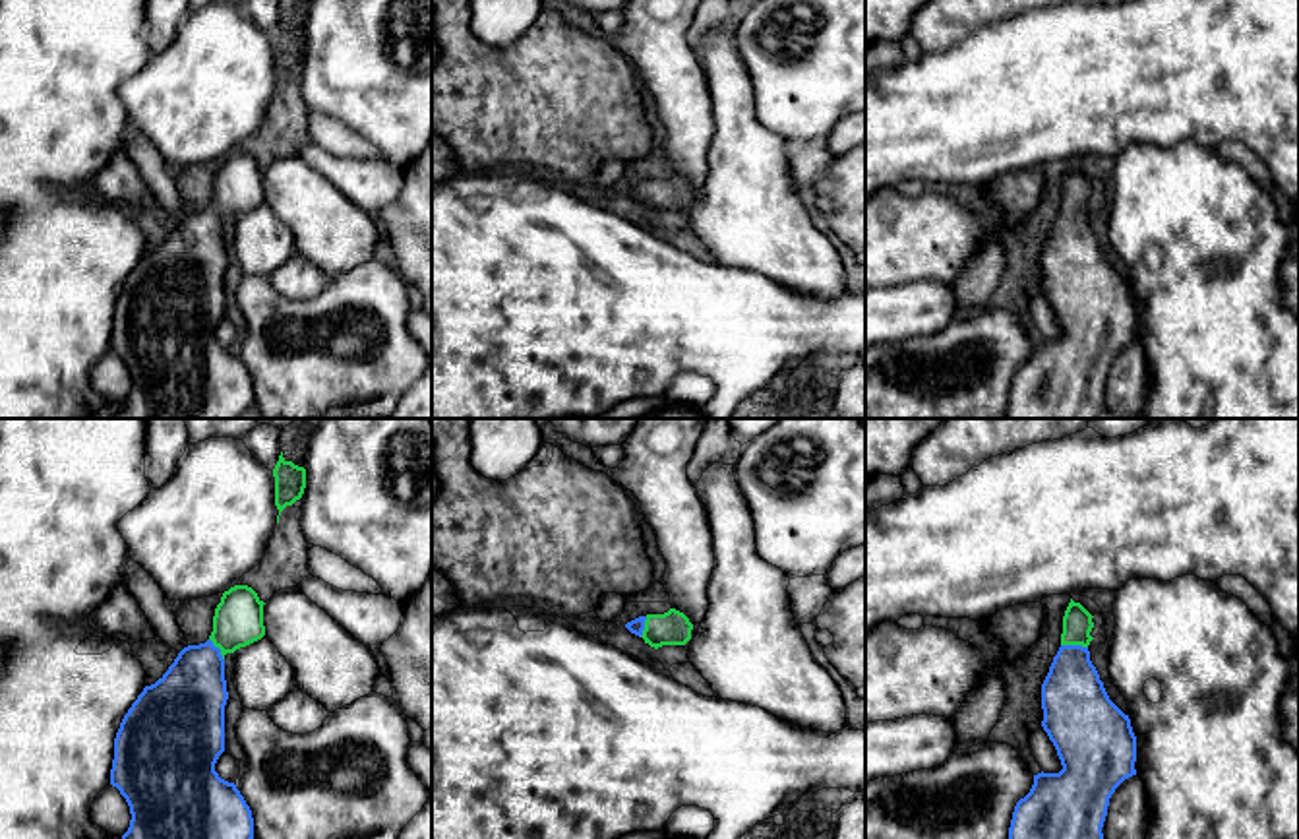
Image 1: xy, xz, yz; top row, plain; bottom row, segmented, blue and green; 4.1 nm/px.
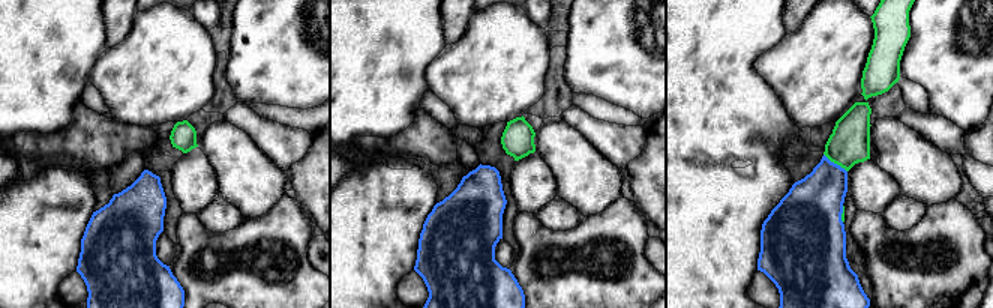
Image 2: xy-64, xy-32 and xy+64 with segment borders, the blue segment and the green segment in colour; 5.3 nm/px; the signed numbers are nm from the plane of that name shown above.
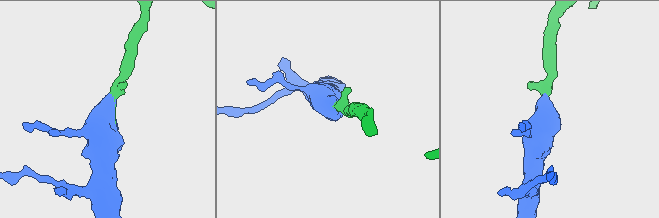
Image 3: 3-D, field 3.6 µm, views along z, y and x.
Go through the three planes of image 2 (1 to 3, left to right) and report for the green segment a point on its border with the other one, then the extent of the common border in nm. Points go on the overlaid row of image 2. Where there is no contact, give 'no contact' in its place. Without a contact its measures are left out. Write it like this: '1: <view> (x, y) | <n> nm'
1: no contact
2: no contact
3: xy+64 (836, 164) | 160 nm

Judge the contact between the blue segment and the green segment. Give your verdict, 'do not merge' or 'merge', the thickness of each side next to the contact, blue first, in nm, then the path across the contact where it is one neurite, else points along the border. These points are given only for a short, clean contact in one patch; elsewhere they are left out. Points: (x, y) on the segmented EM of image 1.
merge; 280 nm thick on the blue side, 130 nm on the other

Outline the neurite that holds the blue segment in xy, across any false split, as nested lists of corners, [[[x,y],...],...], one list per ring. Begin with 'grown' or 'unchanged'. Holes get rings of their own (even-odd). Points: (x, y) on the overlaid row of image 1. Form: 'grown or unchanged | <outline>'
grown | [[[248,585],[225,591],[209,639],[184,647],[124,715],[110,769],[110,785],[126,798],[132,814],[122,839],[254,839],[250,806],[234,783],[219,777],[215,763],[225,752],[225,655],[265,636],[263,605]]]

